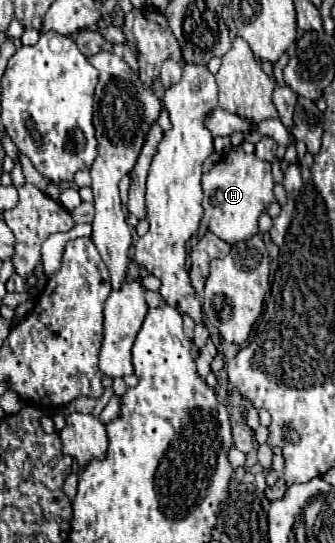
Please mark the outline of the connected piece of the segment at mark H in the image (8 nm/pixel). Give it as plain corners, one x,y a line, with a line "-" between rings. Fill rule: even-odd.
233,148
221,162
217,162
201,178
203,184
203,222
221,240
235,244
249,240
259,232
257,220
261,212
275,200
271,176
271,164
259,160
255,154
245,154
241,148

